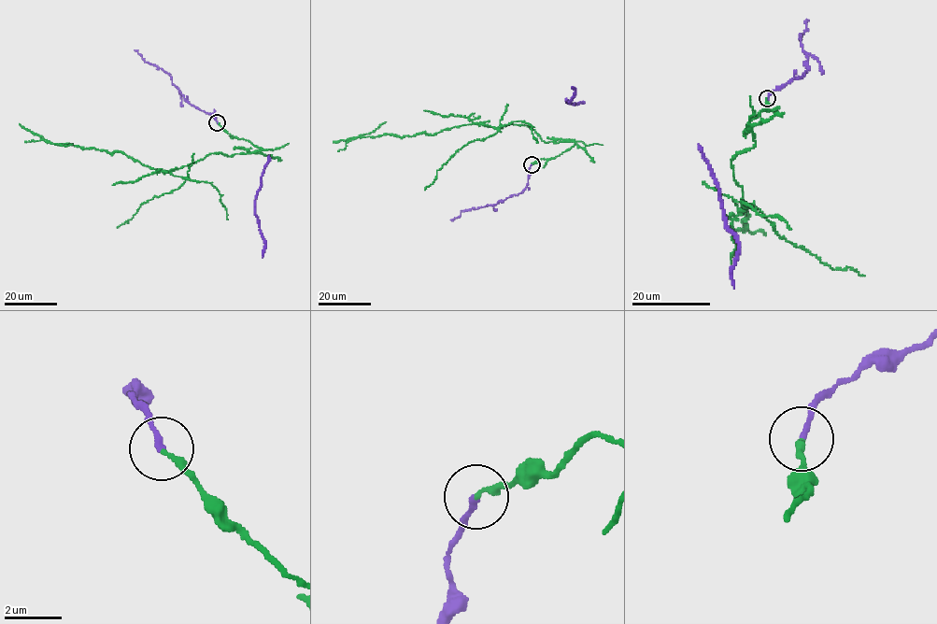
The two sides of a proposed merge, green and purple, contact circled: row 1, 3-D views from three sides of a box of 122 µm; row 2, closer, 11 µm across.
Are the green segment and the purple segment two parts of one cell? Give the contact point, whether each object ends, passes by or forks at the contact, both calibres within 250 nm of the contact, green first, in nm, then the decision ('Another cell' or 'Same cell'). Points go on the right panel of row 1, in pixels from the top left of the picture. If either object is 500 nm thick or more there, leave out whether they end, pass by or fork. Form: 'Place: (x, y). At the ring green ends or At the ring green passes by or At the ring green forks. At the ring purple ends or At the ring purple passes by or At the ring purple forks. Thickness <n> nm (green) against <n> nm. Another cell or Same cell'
Place: (767, 98). At the ring green ends. At the ring purple ends. Thickness 190 nm (green) against 200 nm. Another cell

